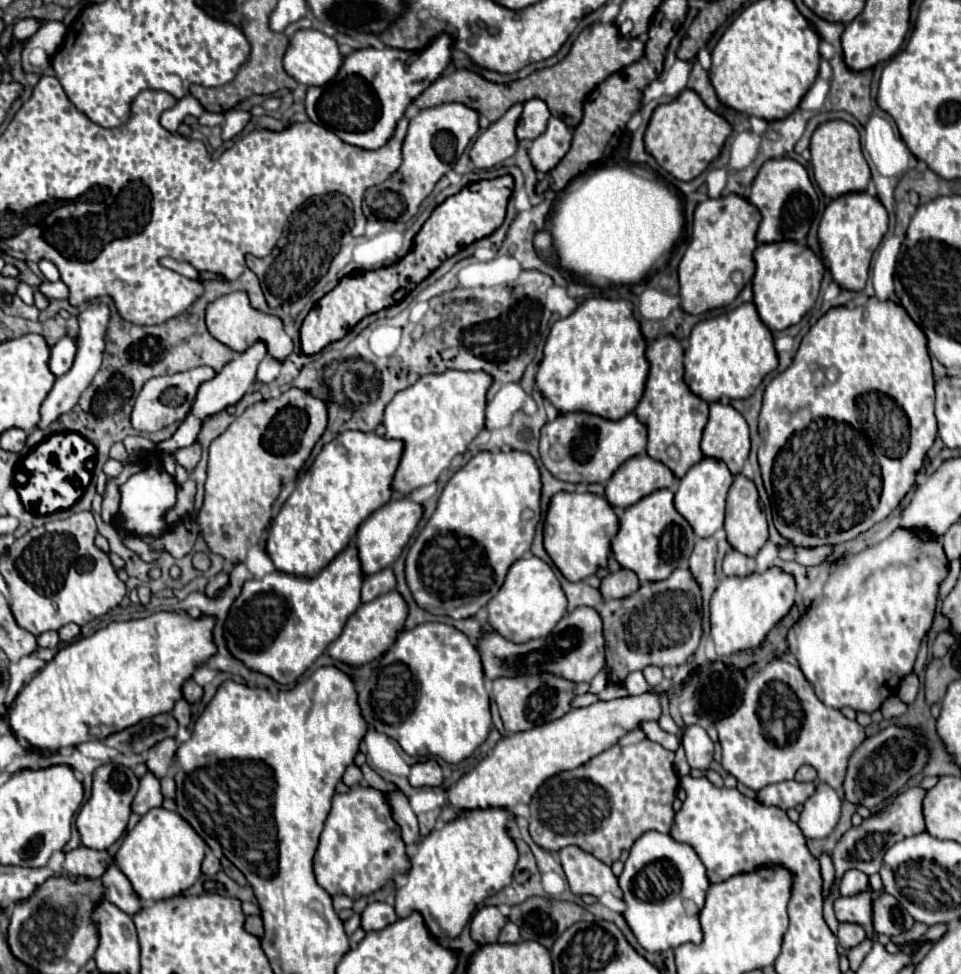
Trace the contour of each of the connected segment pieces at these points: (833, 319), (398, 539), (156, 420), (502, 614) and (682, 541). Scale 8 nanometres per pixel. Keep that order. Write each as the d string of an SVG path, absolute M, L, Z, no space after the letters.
M869 298L865 306L853 310L831 308L803 336L793 364L785 372L777 374L765 388L763 408L759 414L759 434L763 440L759 468L763 482L775 478L775 450L787 446L791 434L807 430L811 422L823 422L823 418L843 422L843 426L855 426L855 422L859 422L857 398L867 392L881 392L895 400L907 414L909 448L903 458L887 458L887 454L879 454L879 450L875 452L875 458L879 458L879 470L883 470L883 494L879 494L875 510L863 518L863 532L869 530L873 524L887 518L913 488L925 454L938 437L934 385L927 338L899 304Z
M407 498L391 500L389 504L379 508L375 514L371 514L359 526L355 546L357 546L357 552L359 552L359 562L361 562L363 576L371 576L379 570L385 570L399 558L399 554L403 552L403 548L407 546L407 542L411 540L411 536L413 536L417 524L419 524L421 514L423 514L423 508L417 502L411 502Z
M199 366L187 372L177 372L177 374L167 374L167 376L157 376L151 378L143 390L139 392L135 406L133 406L133 414L131 414L131 424L135 430L141 432L157 432L173 422L181 422L189 412L191 406L195 402L195 394L199 390L199 386L207 380L211 380L215 376L215 370L211 366Z
M527 556L517 560L509 568L501 590L487 604L487 622L495 632L511 642L529 642L547 636L565 612L567 598L563 594L563 588L559 586L553 568L537 556Z
M663 488L637 504L617 510L619 530L611 540L611 554L621 564L637 574L641 582L659 582L667 578L675 568L683 568L687 556L691 556L695 534L689 522L673 506L673 490Z

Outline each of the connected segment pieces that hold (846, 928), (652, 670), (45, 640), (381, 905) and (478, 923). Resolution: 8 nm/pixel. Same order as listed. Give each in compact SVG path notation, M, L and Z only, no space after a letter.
M839 924L839 932L837 932L837 938L839 938L839 944L849 950L849 948L855 948L857 944L861 944L865 940L865 930L859 926L859 924Z
M647 666L647 668L643 670L643 674L645 674L645 680L647 680L649 684L653 684L653 686L661 686L661 684L663 684L663 672L661 672L661 668L657 668L657 666Z
M43 632L37 638L37 642L39 642L41 648L57 648L59 646L59 636L57 636L57 632Z
M373 902L373 904L367 904L367 908L361 914L361 928L365 932L381 930L381 928L393 924L395 920L397 920L397 914L395 914L393 906L389 906L387 902Z
M485 906L477 910L471 918L471 938L483 946L483 944L493 944L497 942L497 936L501 928L505 926L507 918L495 908L495 906Z

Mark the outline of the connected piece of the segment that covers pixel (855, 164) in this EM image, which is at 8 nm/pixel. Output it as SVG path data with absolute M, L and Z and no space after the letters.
M831 120L821 124L813 138L811 138L811 164L813 164L813 174L815 180L821 188L821 192L829 198L839 198L843 194L851 192L865 192L871 172L869 166L863 158L861 152L861 142L859 142L859 132L845 120Z

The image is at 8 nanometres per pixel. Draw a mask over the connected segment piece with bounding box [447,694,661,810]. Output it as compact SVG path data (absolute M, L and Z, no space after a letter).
M641 694L617 698L611 702L595 702L587 708L569 710L563 718L535 726L525 732L503 736L493 752L481 760L473 772L461 776L449 790L449 804L457 810L511 810L515 804L529 804L537 788L551 776L579 768L589 758L611 748L623 734L639 728L641 720L657 720L661 716L661 694Z

